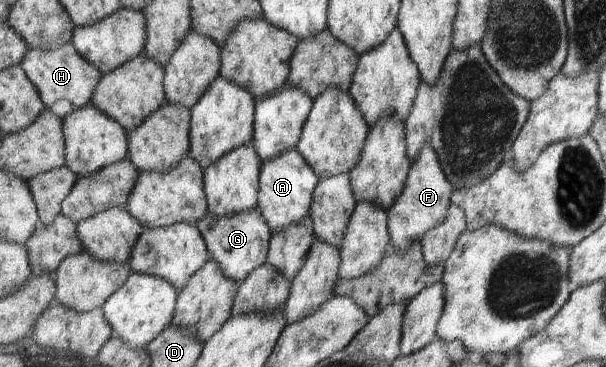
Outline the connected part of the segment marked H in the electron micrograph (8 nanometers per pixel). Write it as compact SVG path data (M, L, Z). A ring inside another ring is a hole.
M74 43L63 45L55 51L30 49L21 66L39 90L46 107L61 119L65 119L67 115L71 115L73 111L77 111L89 103L93 104L95 89L97 89L99 81L103 79L103 74L97 69L97 66L91 65L91 62L81 55L75 49Z

